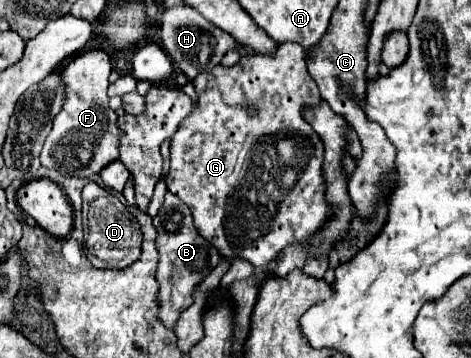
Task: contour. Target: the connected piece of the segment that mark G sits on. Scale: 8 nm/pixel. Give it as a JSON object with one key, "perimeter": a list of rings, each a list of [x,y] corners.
{"perimeter":[[[292,42],[280,44],[272,54],[246,56],[230,68],[218,66],[202,72],[194,78],[194,86],[198,106],[170,138],[168,192],[192,210],[200,236],[210,240],[222,258],[242,258],[254,266],[266,266],[284,246],[318,232],[332,214],[324,198],[324,146],[312,126],[302,118],[302,106],[316,106],[322,100],[316,82],[306,72],[304,48]]]}

